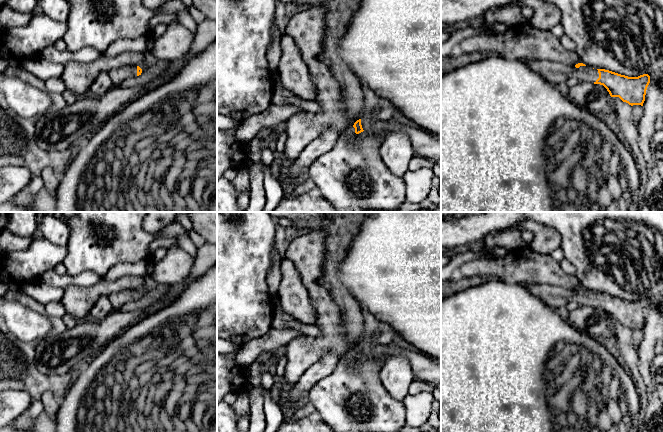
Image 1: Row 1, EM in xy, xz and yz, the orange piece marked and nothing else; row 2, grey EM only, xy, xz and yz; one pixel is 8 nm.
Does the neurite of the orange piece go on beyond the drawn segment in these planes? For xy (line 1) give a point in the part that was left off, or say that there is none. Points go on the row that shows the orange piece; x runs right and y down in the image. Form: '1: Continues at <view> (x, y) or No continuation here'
1: Continues at xy (118, 76)

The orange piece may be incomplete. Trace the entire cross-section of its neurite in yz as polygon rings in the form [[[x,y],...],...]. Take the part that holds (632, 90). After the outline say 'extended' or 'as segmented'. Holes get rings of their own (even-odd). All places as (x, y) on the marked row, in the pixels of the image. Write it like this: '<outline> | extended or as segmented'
[[[521,60],[521,62],[555,86],[576,77],[579,81],[603,85],[611,97],[619,97],[631,106],[643,106],[650,83],[648,74],[628,77],[605,69],[594,69],[583,63],[573,66],[539,60]]] | extended

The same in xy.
[[[130,65],[121,67],[118,69],[112,69],[108,71],[108,74],[112,80],[113,86],[121,86],[121,84],[132,77],[137,77],[141,75],[142,69],[139,66]]] | extended

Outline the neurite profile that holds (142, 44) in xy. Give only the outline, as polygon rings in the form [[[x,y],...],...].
[[[141,36],[135,39],[116,40],[100,56],[113,57],[126,51],[145,53],[148,50],[150,41],[146,36]]]

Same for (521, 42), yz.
[[[528,23],[510,27],[504,34],[476,35],[463,39],[457,52],[493,53],[510,60],[539,60],[575,66],[581,63],[576,51],[567,51],[550,31],[538,30]]]

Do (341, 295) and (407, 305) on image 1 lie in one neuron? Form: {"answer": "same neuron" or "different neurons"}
{"answer": "different neurons"}

